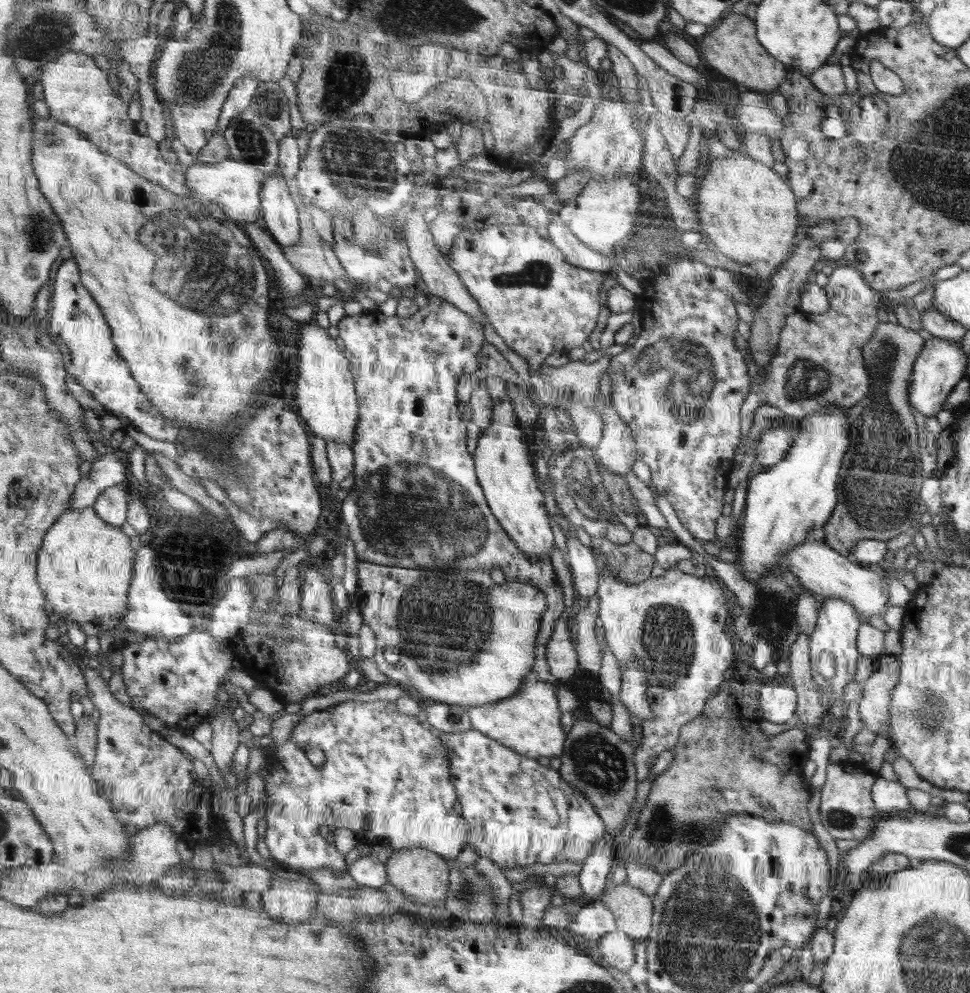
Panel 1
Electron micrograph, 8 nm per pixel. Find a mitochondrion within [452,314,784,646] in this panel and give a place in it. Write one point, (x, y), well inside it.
(682, 373)

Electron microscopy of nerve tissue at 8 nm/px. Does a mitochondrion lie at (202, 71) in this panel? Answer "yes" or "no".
yes

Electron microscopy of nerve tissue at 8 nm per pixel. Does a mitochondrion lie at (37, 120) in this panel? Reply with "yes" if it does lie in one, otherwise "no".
no

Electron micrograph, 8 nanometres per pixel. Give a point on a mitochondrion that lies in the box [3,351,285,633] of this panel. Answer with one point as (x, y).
(41, 440)

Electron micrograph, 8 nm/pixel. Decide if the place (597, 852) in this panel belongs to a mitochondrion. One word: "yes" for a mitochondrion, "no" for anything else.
no

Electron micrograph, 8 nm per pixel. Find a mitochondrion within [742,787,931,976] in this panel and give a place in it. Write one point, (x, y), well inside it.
(839, 818)

